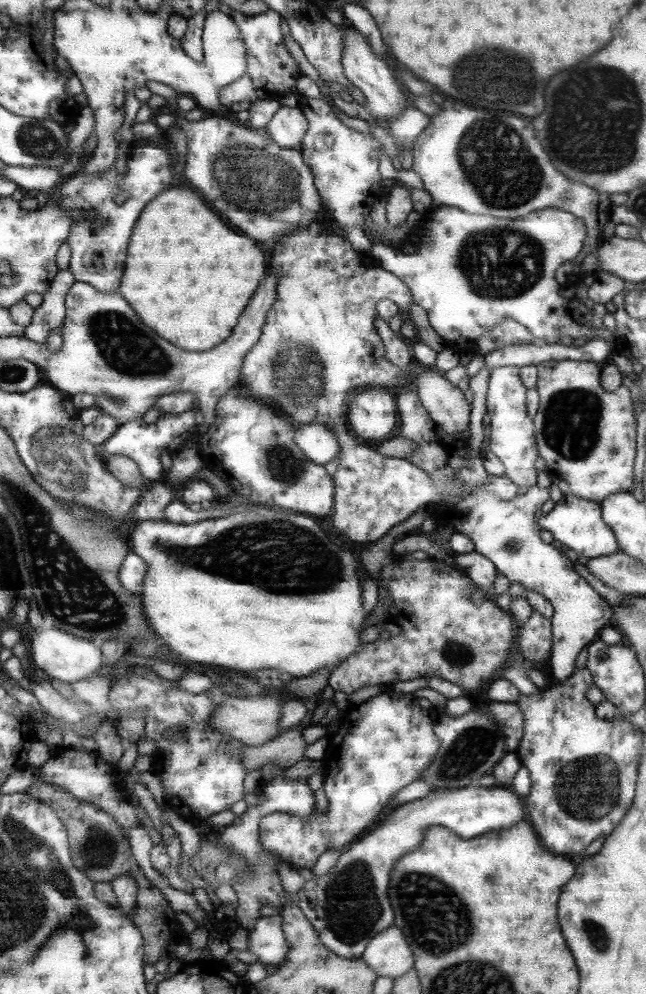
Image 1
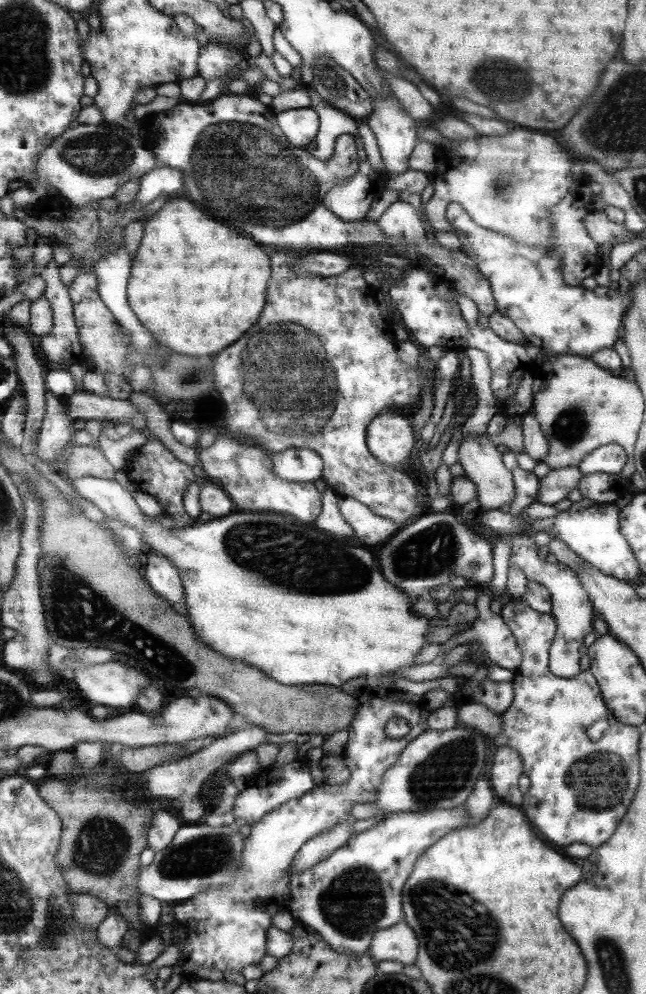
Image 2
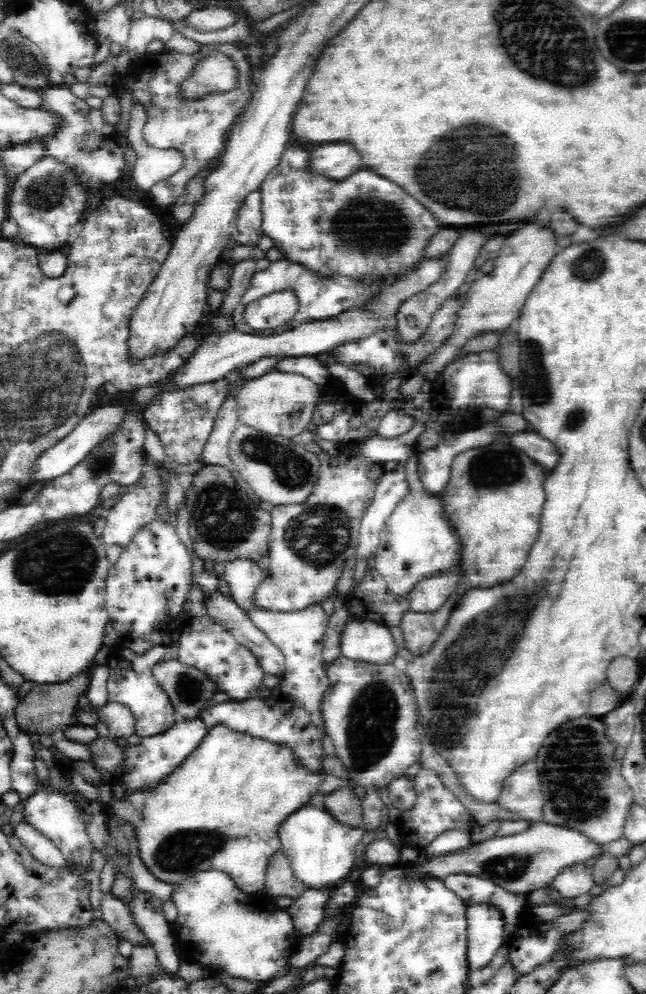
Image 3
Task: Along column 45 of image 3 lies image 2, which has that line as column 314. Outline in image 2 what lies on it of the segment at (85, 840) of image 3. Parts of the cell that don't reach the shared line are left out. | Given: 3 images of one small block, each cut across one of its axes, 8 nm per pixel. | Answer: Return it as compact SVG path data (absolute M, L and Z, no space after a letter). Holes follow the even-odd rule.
M371 696L366 698L360 704L360 708L356 712L356 716L354 716L353 724L350 724L349 728L349 739L345 746L345 751L341 754L346 764L349 766L350 770L350 778L344 782L344 784L340 785L324 785L318 786L315 785L310 792L304 794L304 796L296 797L295 799L289 800L265 814L262 819L258 820L251 826L250 835L247 838L243 838L243 859L242 863L238 865L238 873L236 873L236 877L234 877L234 881L228 885L228 888L224 887L222 891L218 891L218 889L210 889L208 891L202 892L202 894L194 895L194 898L188 901L178 902L174 911L172 912L172 916L174 916L174 920L171 922L172 926L172 938L180 946L180 959L176 961L175 968L180 968L182 973L185 973L186 977L196 978L197 970L200 968L215 968L216 970L220 970L220 972L224 973L225 970L231 968L235 972L241 972L244 967L250 965L260 964L262 958L267 955L266 944L268 943L268 932L271 927L273 927L273 916L276 912L284 912L289 911L290 906L290 892L288 892L288 874L290 874L290 866L293 864L294 856L297 856L297 852L301 850L302 846L305 846L306 842L309 842L310 839L314 838L314 836L326 831L326 829L330 829L330 827L334 827L336 823L340 823L340 821L348 821L352 816L350 816L350 812L352 806L355 804L368 804L368 802L376 801L376 795L378 795L378 789L382 786L382 779L385 778L385 773L389 771L390 767L393 767L393 764L400 760L400 755L402 755L402 751L405 750L406 747L409 746L410 742L413 742L417 736L424 734L427 730L429 730L429 724L426 722L426 719L430 716L426 716L426 712L422 712L423 703L410 703L410 702L390 702L390 700L382 700L382 698L378 698L376 696ZM393 716L400 716L400 718L404 718L404 720L408 721L408 725L410 726L410 731L404 737L393 739L387 736L385 732L386 724L388 724L388 720Z

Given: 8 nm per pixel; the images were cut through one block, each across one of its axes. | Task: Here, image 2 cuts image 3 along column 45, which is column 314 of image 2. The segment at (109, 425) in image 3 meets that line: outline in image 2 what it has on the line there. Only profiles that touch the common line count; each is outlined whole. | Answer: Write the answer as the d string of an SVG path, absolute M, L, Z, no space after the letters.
M288 448L273 454L274 474L288 482L315 482L322 476L324 460L307 448Z

